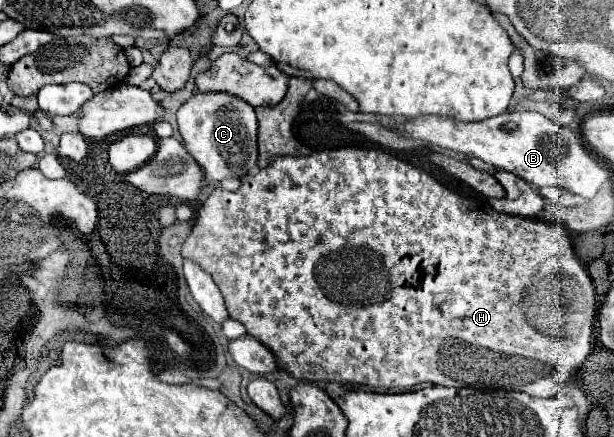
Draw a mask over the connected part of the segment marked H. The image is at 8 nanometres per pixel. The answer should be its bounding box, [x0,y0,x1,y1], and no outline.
[183,148,595,396]

